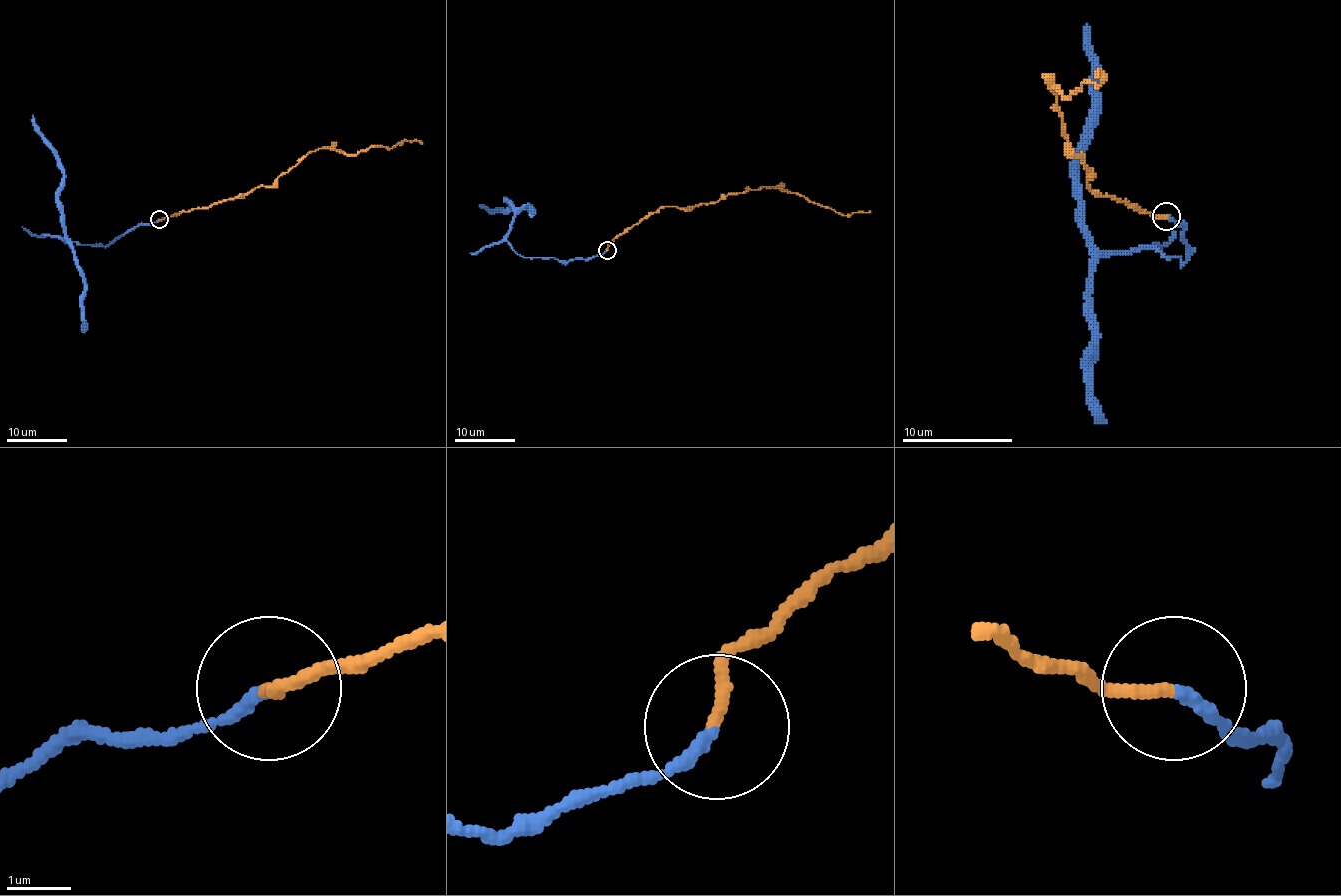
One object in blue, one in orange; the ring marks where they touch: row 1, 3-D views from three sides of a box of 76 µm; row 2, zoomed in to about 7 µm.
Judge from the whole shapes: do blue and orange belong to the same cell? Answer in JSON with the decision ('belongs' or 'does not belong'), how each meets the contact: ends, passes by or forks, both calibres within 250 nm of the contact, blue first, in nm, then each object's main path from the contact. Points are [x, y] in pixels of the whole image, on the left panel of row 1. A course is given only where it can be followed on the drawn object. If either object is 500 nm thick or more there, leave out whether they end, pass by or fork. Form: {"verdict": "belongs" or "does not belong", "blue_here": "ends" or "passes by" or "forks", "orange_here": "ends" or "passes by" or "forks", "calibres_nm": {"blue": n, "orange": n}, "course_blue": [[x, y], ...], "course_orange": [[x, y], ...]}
{"verdict": "belongs", "blue_here": "ends", "orange_here": "ends", "calibres_nm": {"blue": 200, "orange": 190}, "course_blue": [[159, 219], [137, 225], [105, 246], [78, 245], [58, 237], [66, 239], [61, 224], [63, 171], [33, 115]], "course_orange": [[159, 219], [271, 186], [315, 150], [356, 154], [406, 140], [422, 144]]}

